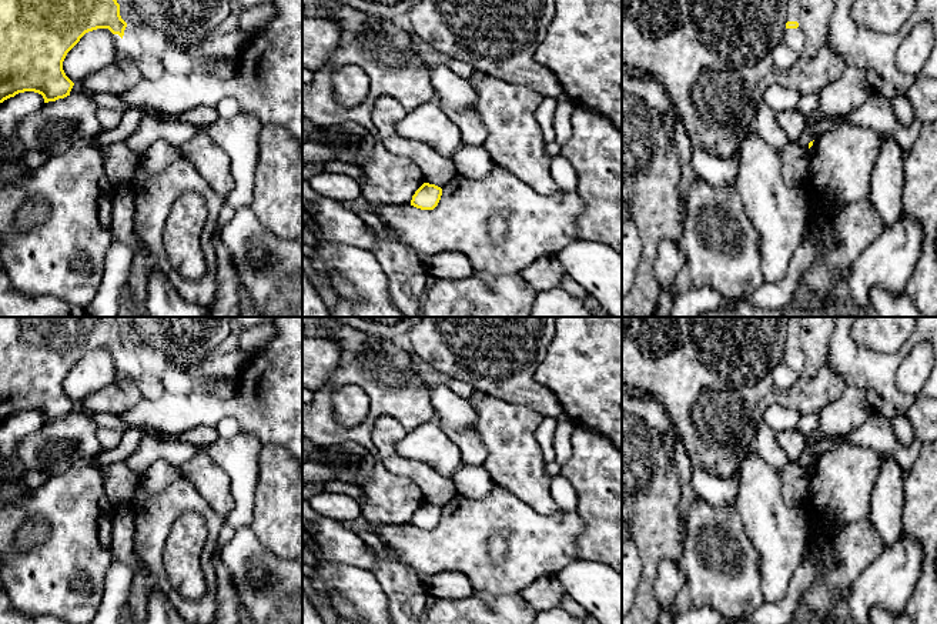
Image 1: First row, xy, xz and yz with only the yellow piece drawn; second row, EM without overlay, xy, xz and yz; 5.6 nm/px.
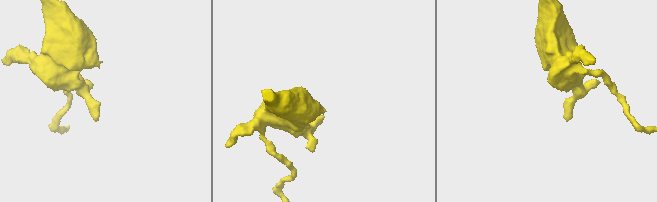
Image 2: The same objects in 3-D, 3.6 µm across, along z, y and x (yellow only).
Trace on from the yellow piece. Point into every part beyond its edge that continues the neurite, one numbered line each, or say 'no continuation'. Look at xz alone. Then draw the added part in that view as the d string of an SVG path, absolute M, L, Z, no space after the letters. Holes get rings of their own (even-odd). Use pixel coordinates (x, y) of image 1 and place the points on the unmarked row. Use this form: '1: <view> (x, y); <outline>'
no continuation

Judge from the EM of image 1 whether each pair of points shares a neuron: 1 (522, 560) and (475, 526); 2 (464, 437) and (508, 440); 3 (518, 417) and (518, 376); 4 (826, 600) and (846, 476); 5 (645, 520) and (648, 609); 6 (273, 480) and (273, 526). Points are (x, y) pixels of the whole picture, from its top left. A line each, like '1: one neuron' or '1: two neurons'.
1: one neuron
2: two neurons
3: two neurons
4: one neuron
5: one neuron
6: one neuron

